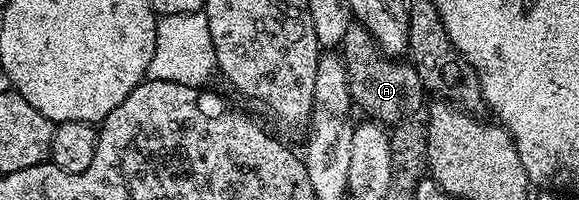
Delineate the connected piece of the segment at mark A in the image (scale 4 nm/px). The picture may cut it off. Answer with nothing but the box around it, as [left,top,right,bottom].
[341,22,425,126]

